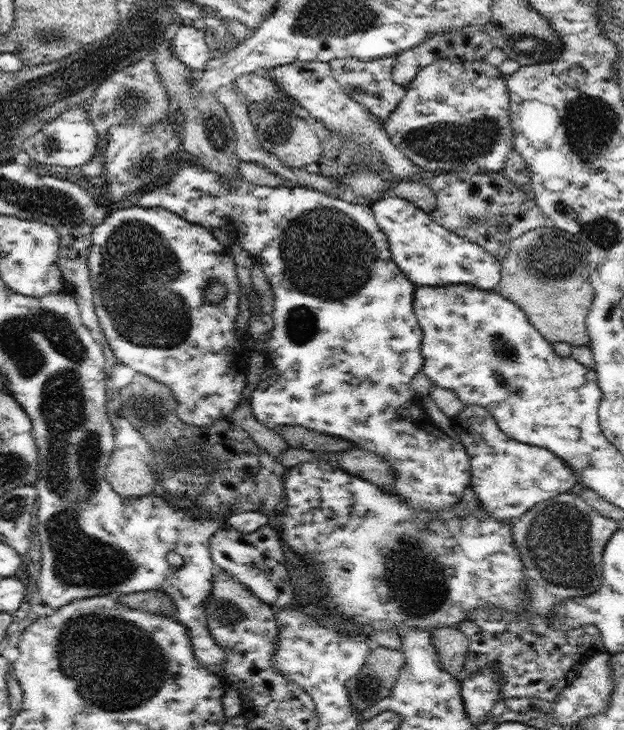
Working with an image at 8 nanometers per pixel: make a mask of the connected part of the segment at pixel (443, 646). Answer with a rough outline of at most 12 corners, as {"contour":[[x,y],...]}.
{"contour":[[458,627],[431,637],[441,667],[462,680],[468,637]]}

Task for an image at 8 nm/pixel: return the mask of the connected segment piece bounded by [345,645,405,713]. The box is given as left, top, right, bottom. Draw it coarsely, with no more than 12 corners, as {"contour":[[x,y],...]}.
{"contour":[[399,648],[370,649],[345,684],[356,712],[390,696],[404,663]]}

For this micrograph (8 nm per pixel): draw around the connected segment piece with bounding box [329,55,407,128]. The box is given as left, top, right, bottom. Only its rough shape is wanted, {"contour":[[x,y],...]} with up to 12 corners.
{"contour":[[397,55],[329,62],[336,82],[384,128],[404,98]]}

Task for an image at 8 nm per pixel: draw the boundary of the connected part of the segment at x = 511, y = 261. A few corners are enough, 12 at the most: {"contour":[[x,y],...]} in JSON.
{"contour":[[542,227],[512,240],[498,292],[548,342],[589,345],[585,244]]}

